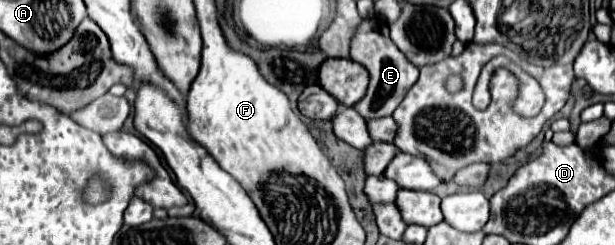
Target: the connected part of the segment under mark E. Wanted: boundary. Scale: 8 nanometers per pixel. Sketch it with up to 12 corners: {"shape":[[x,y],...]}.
{"shape":[[362,19],[350,57],[370,71],[354,109],[366,121],[392,115],[418,67],[388,25]]}

